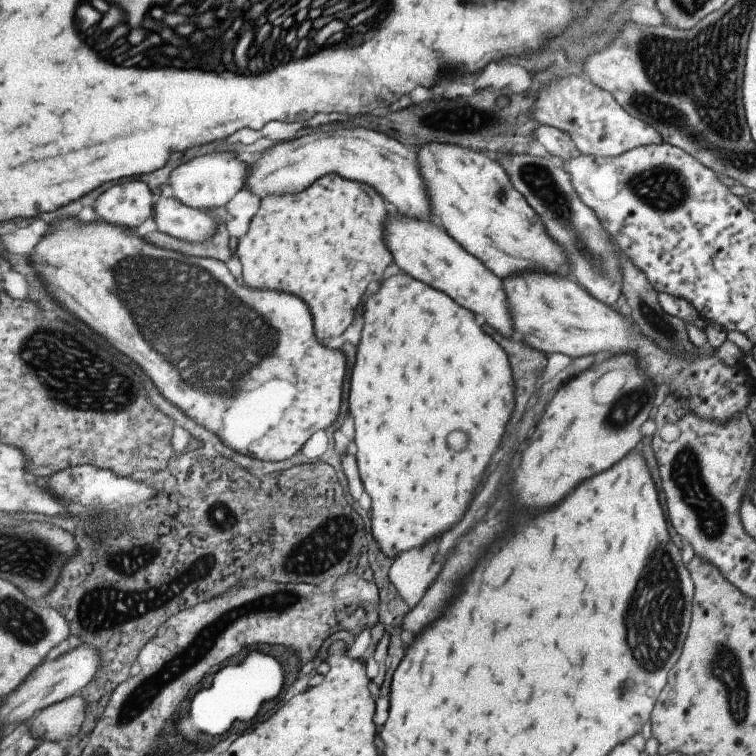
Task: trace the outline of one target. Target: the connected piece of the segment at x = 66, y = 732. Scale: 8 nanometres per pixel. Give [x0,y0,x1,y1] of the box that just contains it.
[27,694,85,743]

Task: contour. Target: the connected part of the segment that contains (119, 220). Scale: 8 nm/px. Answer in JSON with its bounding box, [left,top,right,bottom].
[93,180,152,230]

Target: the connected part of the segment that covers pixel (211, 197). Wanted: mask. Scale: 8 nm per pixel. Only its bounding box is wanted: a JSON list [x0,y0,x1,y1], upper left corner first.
[168,152,248,209]

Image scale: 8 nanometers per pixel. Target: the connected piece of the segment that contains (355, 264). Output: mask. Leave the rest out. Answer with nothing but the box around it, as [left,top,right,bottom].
[235,173,391,346]

